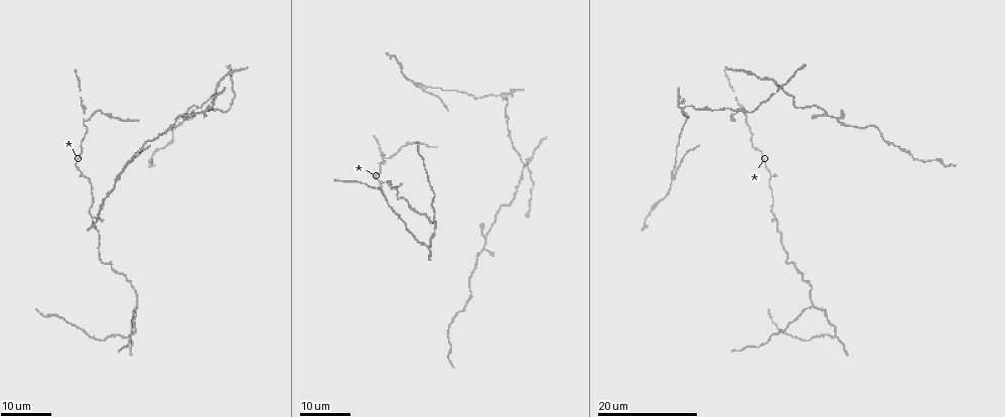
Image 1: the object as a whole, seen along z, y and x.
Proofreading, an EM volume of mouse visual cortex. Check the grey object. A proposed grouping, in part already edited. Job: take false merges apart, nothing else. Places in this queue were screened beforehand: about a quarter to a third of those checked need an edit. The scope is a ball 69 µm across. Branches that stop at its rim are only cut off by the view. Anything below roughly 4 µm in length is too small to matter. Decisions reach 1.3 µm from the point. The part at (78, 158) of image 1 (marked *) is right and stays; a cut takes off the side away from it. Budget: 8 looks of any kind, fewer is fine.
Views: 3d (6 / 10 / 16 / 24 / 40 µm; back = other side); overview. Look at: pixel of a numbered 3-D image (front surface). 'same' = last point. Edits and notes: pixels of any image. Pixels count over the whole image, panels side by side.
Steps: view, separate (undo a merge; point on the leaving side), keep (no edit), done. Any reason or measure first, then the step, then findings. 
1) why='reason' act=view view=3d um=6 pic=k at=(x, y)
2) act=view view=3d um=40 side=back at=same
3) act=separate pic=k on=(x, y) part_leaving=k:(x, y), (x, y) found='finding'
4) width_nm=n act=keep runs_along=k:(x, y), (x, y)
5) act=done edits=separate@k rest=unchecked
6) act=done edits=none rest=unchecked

act=view view=3d um=24 pic=1 at=(779, 85)

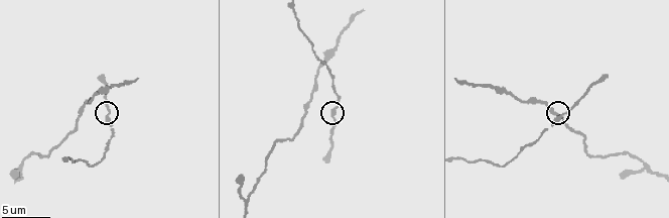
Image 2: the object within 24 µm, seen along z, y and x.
act=view view=3d um=10 pic=2 at=(558, 116)

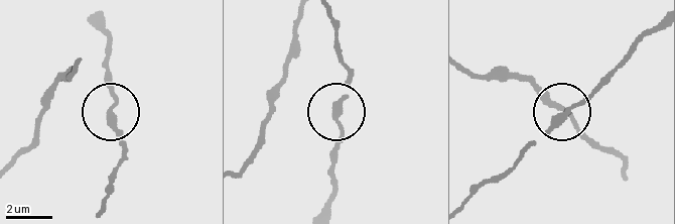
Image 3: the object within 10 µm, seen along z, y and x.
side_arm_um=7 act=keep runs_along=3:(101, 207), (121, 154), (109, 114), (115, 103), (109, 70) found='one neuron here'

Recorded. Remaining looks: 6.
why='a fork' act=view view=3d um=24 pic=1 at=(435, 224)

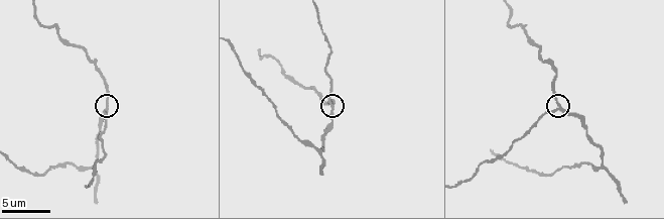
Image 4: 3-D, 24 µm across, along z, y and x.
why='closer look' act=view view=3d um=6 pic=4 at=(106, 110)

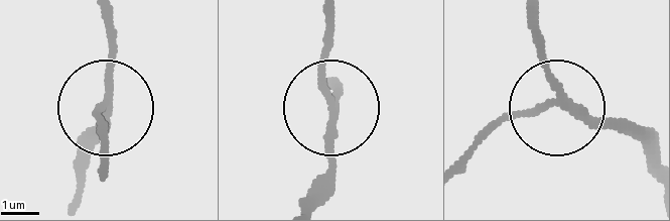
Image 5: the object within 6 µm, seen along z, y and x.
width_nm=190 act=keep runs_along=5:(540, 19), (552, 103), (502, 125), (462, 163) found='one neuron here'

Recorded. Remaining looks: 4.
why='three arms meet' act=view view=3d um=24 pic=1 at=(682, 110)

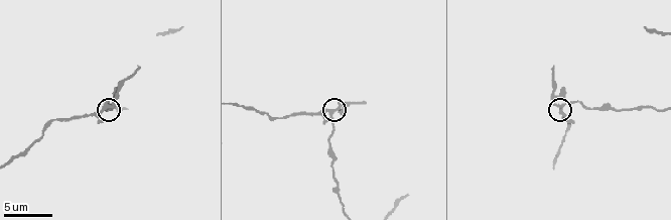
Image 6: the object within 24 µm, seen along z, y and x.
why='closer look' act=view view=3d um=6 pic=6 at=(105, 105)

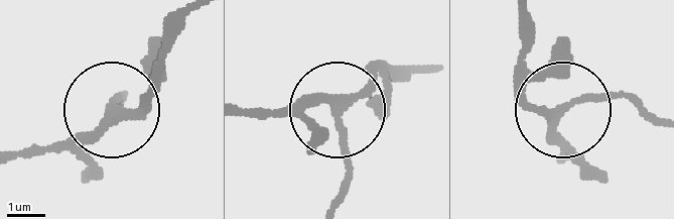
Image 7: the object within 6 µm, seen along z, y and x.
side_arm_um=6 arms=3 act=keep found='all the same neuron'

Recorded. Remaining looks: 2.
act=view view=3d um=24 pic=1 at=(86, 121)

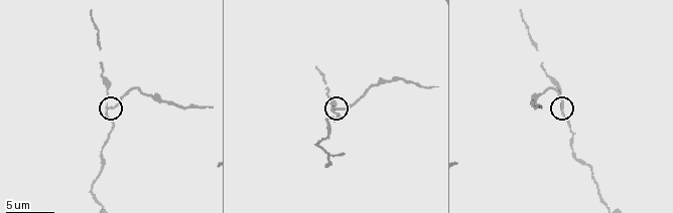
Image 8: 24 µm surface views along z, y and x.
act=view view=3d um=6 pic=8 at=(336, 107)

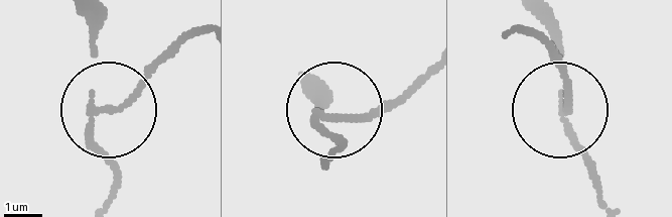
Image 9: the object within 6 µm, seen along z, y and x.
width_nm=140 act=separate pic=9 on=(144, 86) found='two neurons meet here'

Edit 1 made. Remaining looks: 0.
act=done edits=separate@9 rest=unchecked

